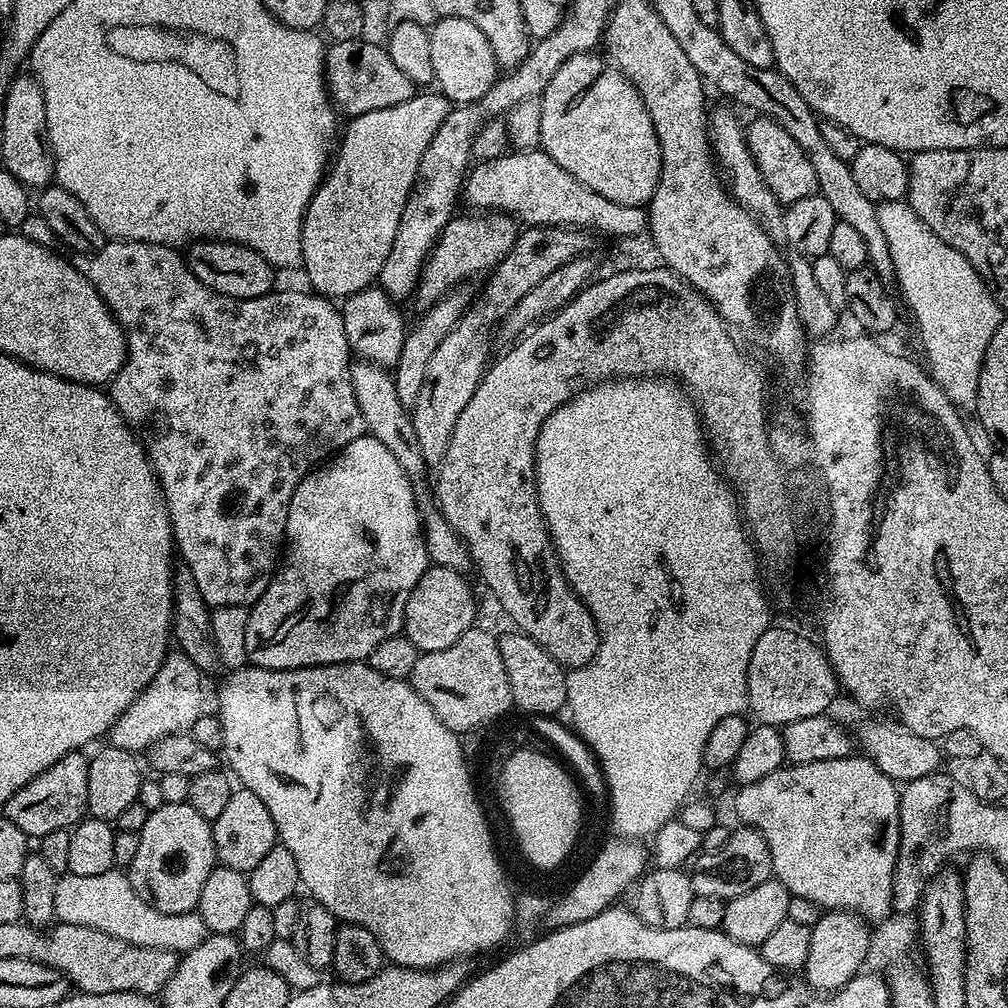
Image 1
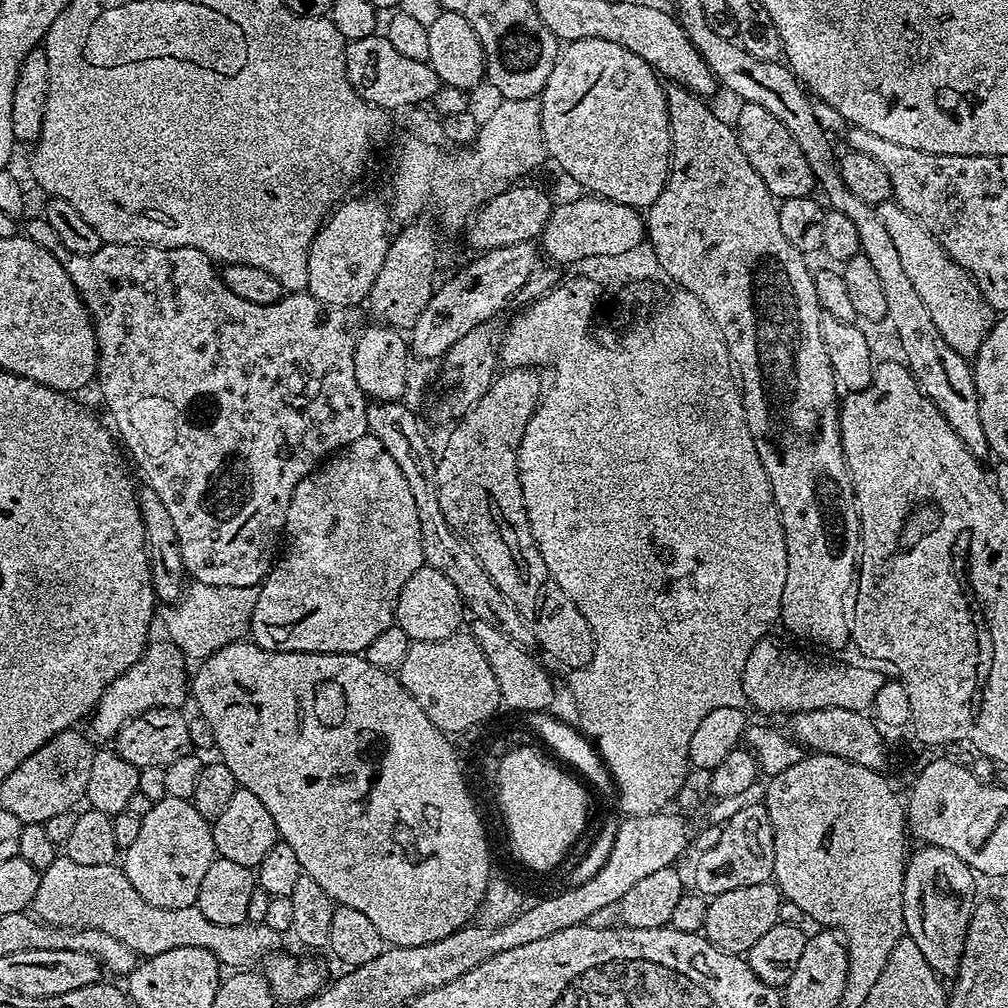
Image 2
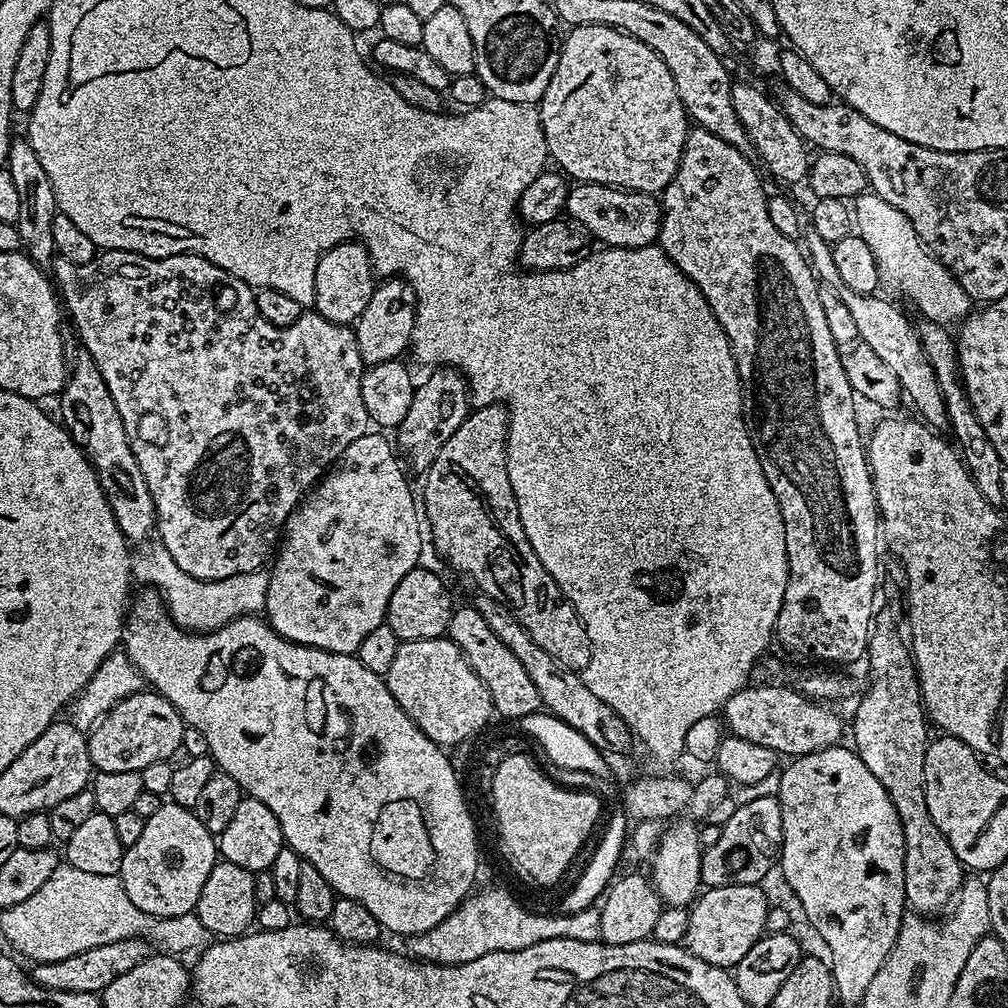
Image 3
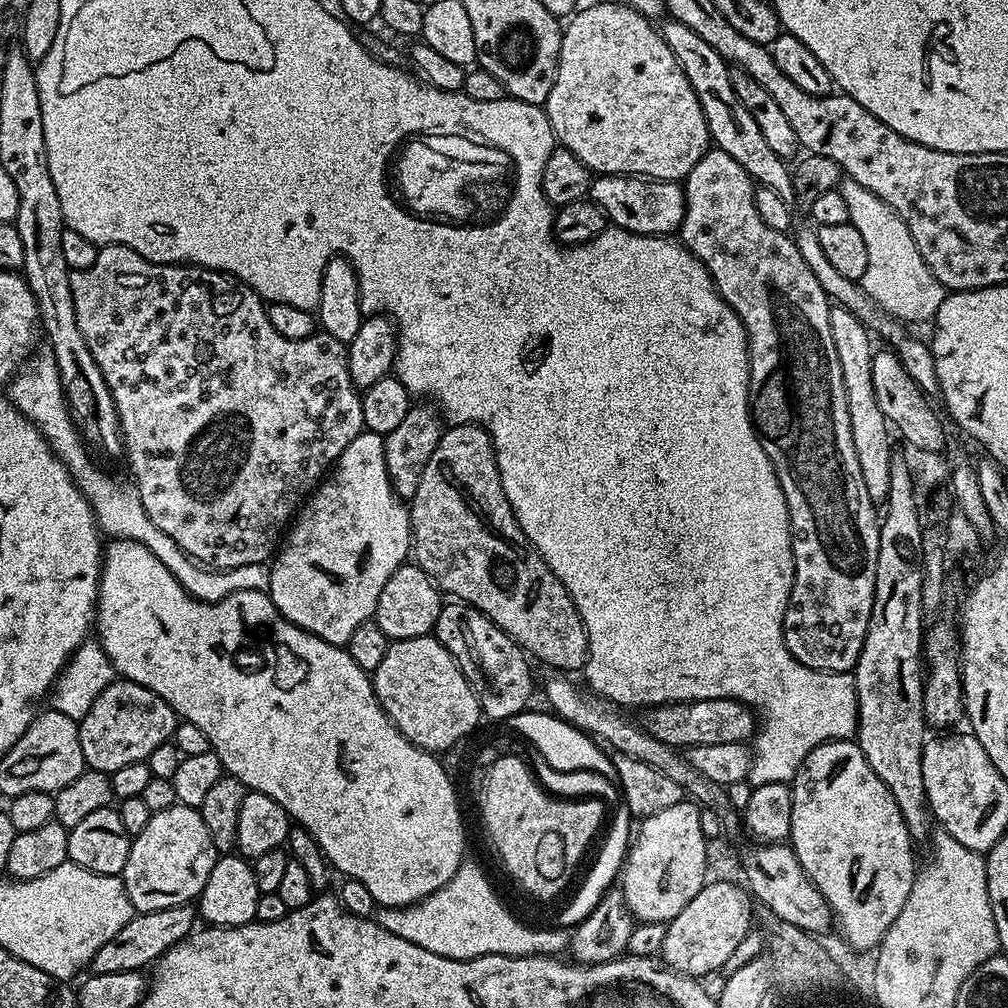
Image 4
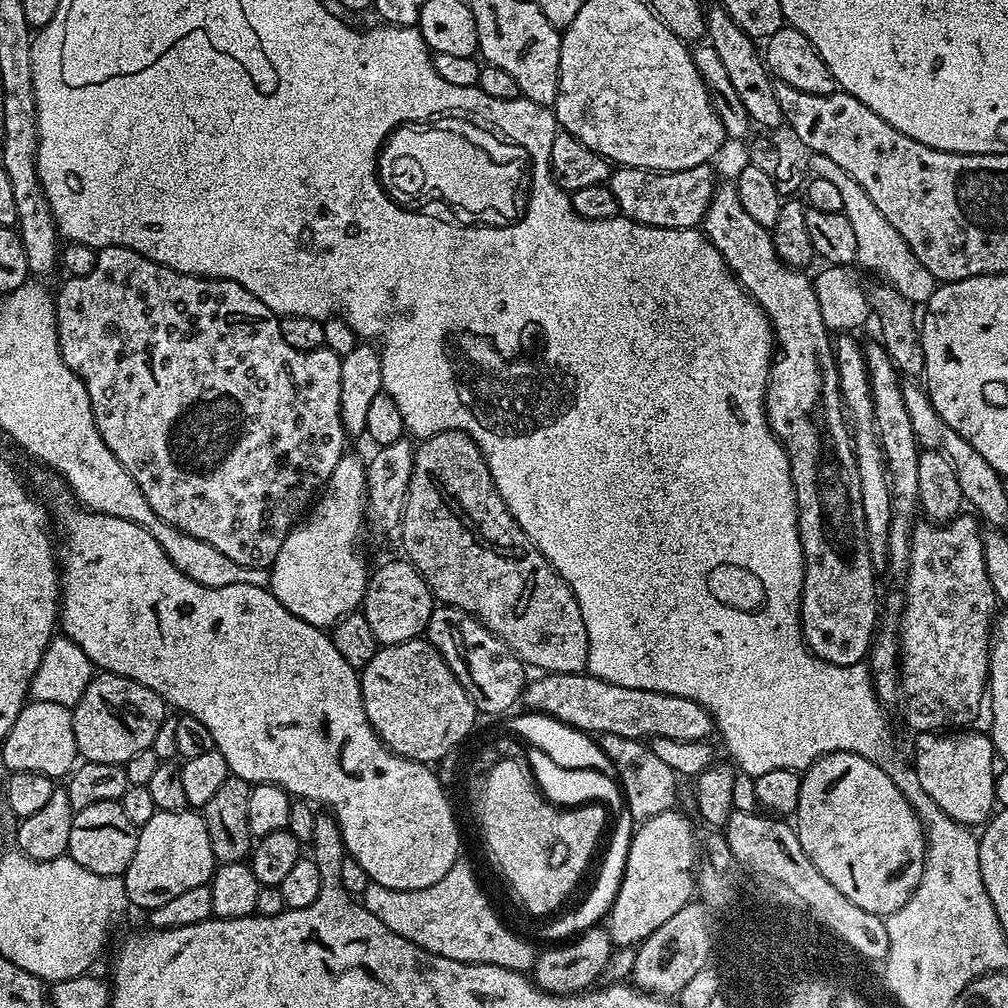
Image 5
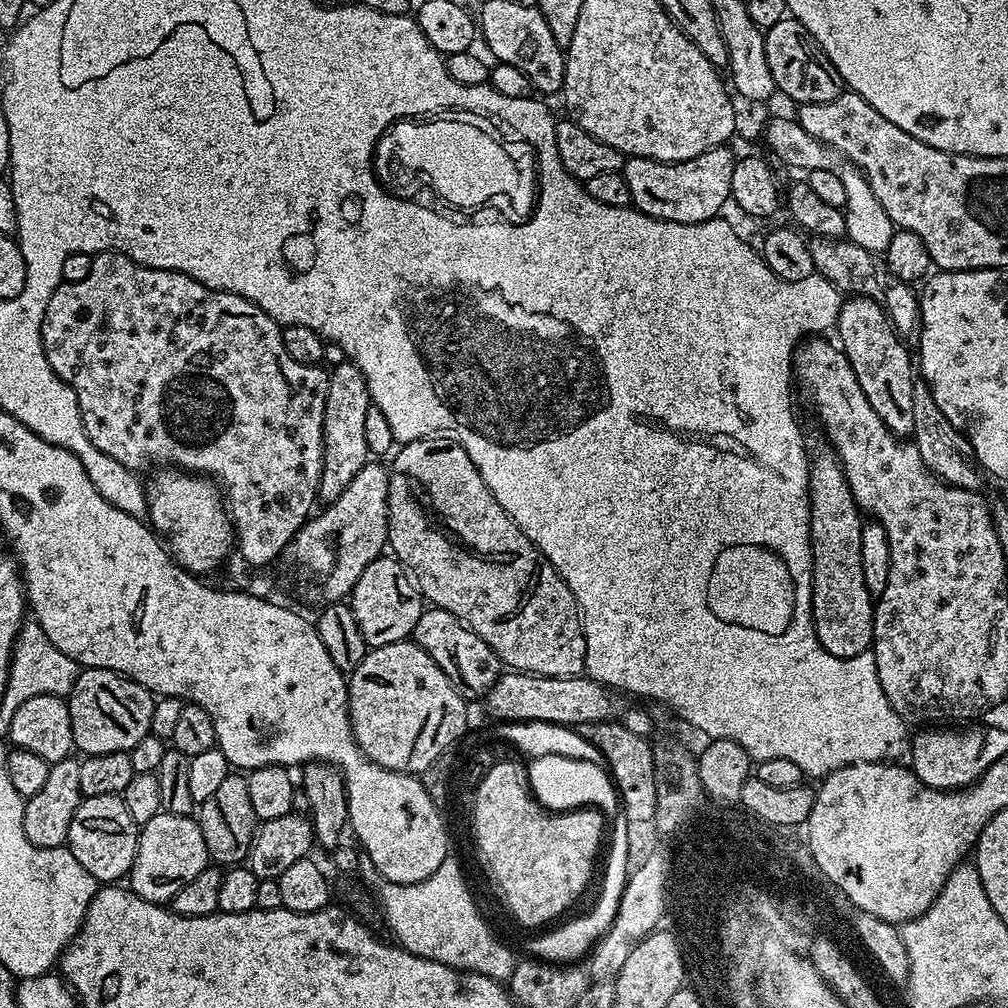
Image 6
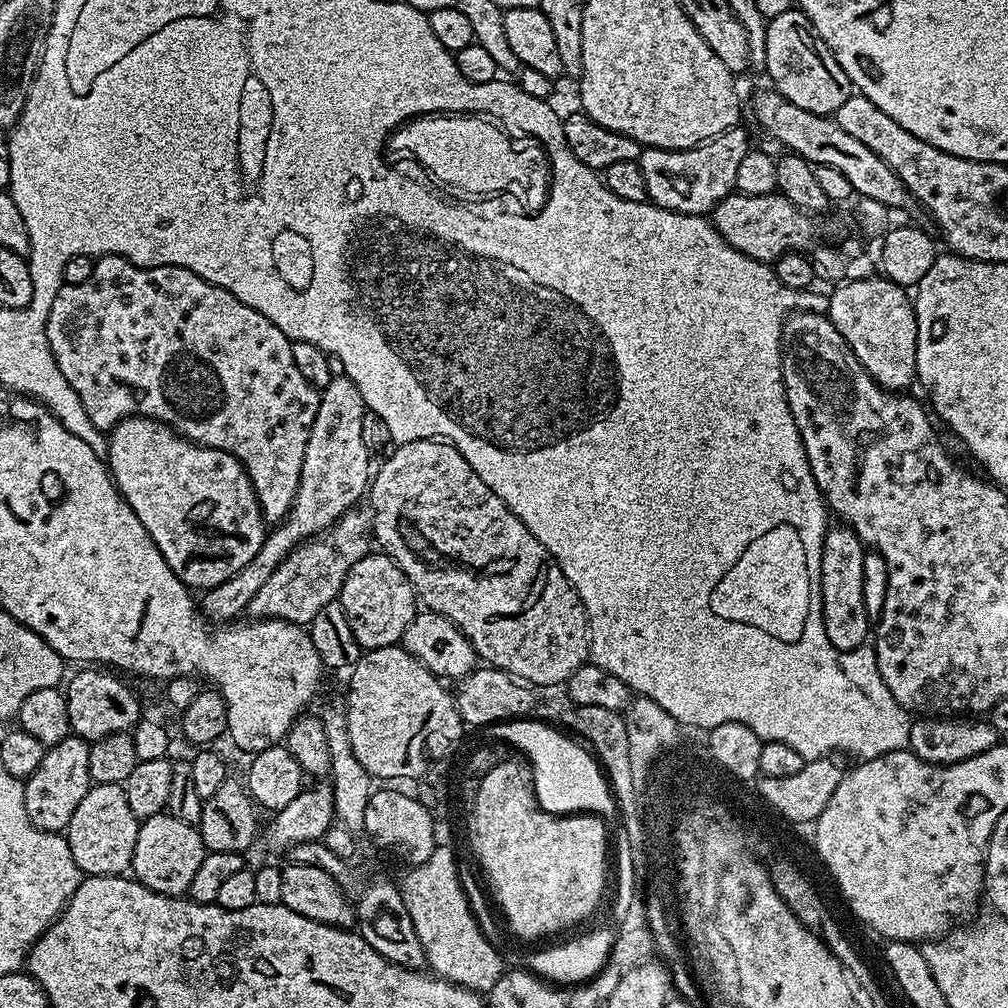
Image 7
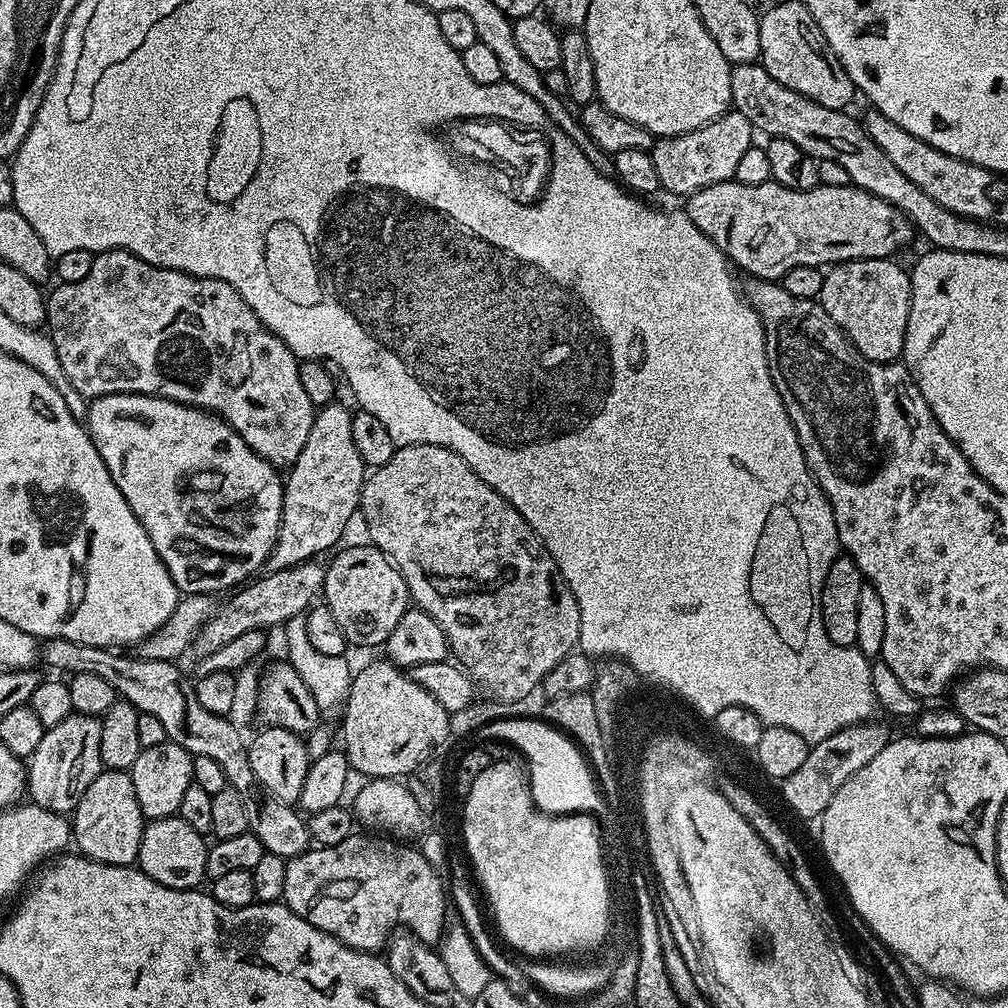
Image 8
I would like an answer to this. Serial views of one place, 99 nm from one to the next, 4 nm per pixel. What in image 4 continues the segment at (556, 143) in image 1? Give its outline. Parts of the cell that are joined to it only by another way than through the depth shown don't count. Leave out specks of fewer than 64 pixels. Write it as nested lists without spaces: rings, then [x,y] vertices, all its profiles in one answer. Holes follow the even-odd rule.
[[[618,2],[592,4],[589,8],[583,8],[581,7],[563,25],[560,37],[560,61],[554,78],[554,86],[550,90],[547,102],[542,106],[544,111],[548,113],[553,137],[558,141],[559,147],[570,149],[584,165],[592,169],[593,173],[606,176],[642,176],[654,180],[683,181],[684,177],[690,174],[690,170],[694,170],[698,158],[702,158],[704,153],[708,151],[710,137],[706,118],[702,114],[698,98],[678,62],[678,58],[674,58],[674,50],[670,50],[670,46],[666,46],[664,37],[658,31],[657,25],[647,16],[635,12],[632,8],[622,6]]]

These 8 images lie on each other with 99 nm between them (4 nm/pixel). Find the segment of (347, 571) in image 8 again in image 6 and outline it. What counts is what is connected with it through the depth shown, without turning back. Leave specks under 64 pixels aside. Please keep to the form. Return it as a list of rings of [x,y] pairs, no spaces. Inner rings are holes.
[[[381,554],[362,570],[362,578],[358,578],[352,587],[350,607],[358,622],[358,630],[362,630],[362,638],[369,648],[377,648],[409,639],[414,626],[418,626],[418,618],[422,618],[426,601],[408,569],[395,556]]]

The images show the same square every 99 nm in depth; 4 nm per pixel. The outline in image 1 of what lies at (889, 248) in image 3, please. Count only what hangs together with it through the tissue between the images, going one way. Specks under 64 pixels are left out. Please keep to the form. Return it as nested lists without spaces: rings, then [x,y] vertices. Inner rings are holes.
[[[895,200],[879,205],[878,222],[882,226],[882,234],[886,234],[890,256],[894,258],[896,284],[904,295],[913,318],[916,319],[916,328],[920,331],[920,344],[924,347],[925,358],[928,359],[927,367],[939,377],[938,383],[944,389],[946,398],[950,398],[950,402],[960,409],[961,413],[971,413],[976,407],[978,382],[986,350],[990,346],[990,338],[994,338],[998,326],[1006,318],[1005,309],[1001,308],[1000,303],[994,298],[978,270],[974,270],[974,266],[970,266],[970,262],[966,262],[966,258],[962,258],[962,254],[958,254],[954,246],[942,242],[942,238],[938,238],[938,234],[934,234],[934,230],[930,230],[930,226],[922,222],[922,218],[918,218],[911,204],[904,200]]]

